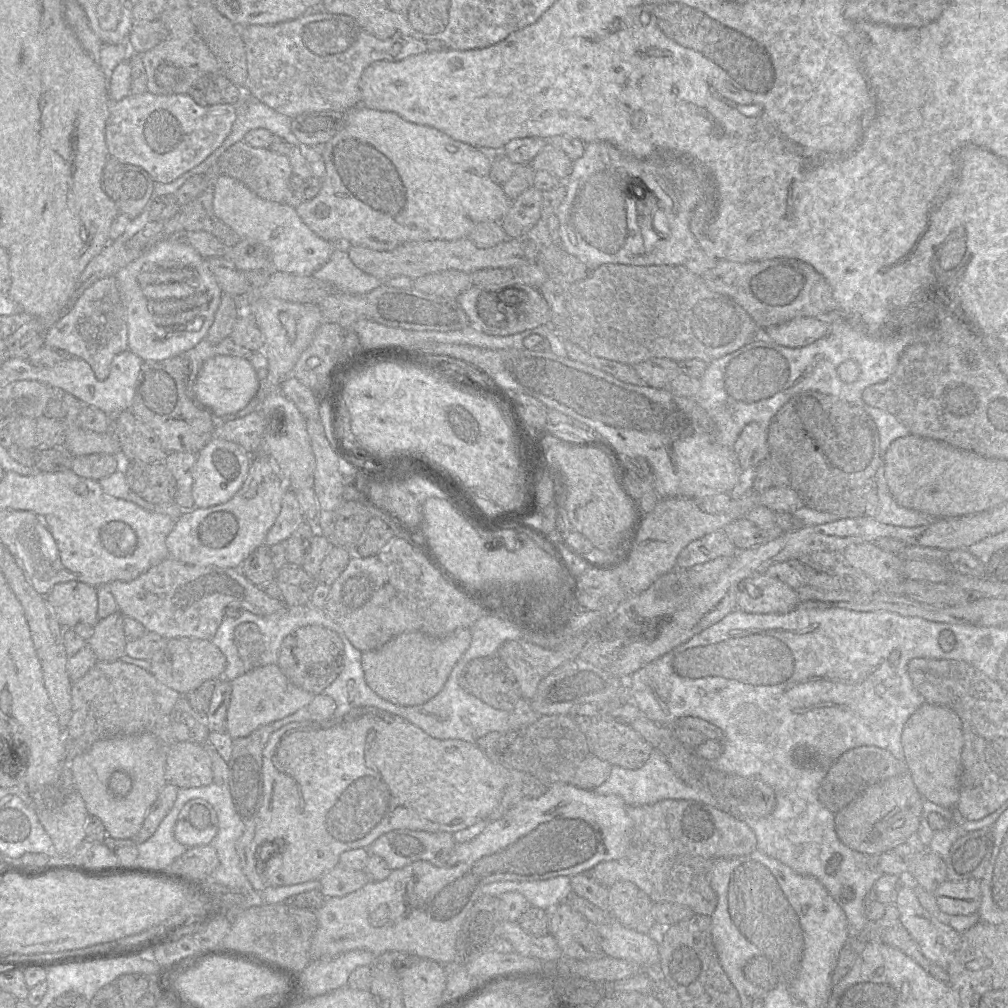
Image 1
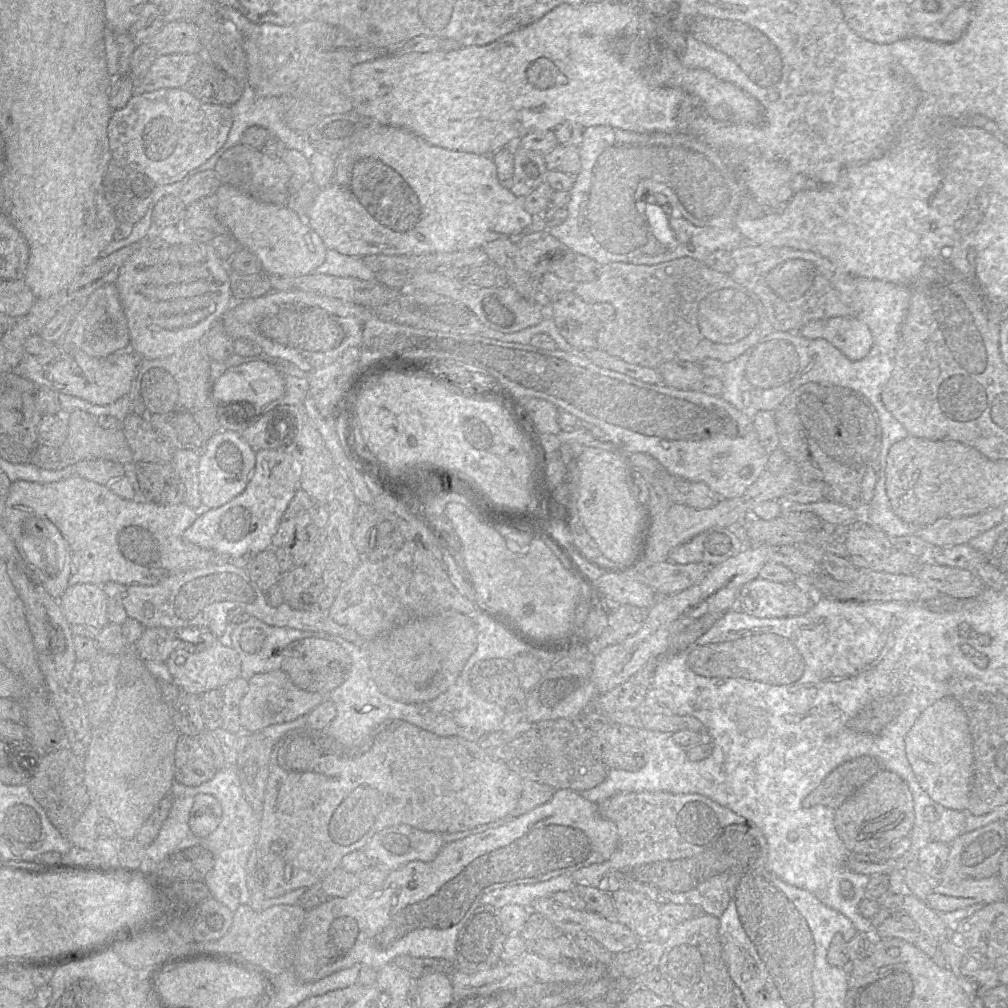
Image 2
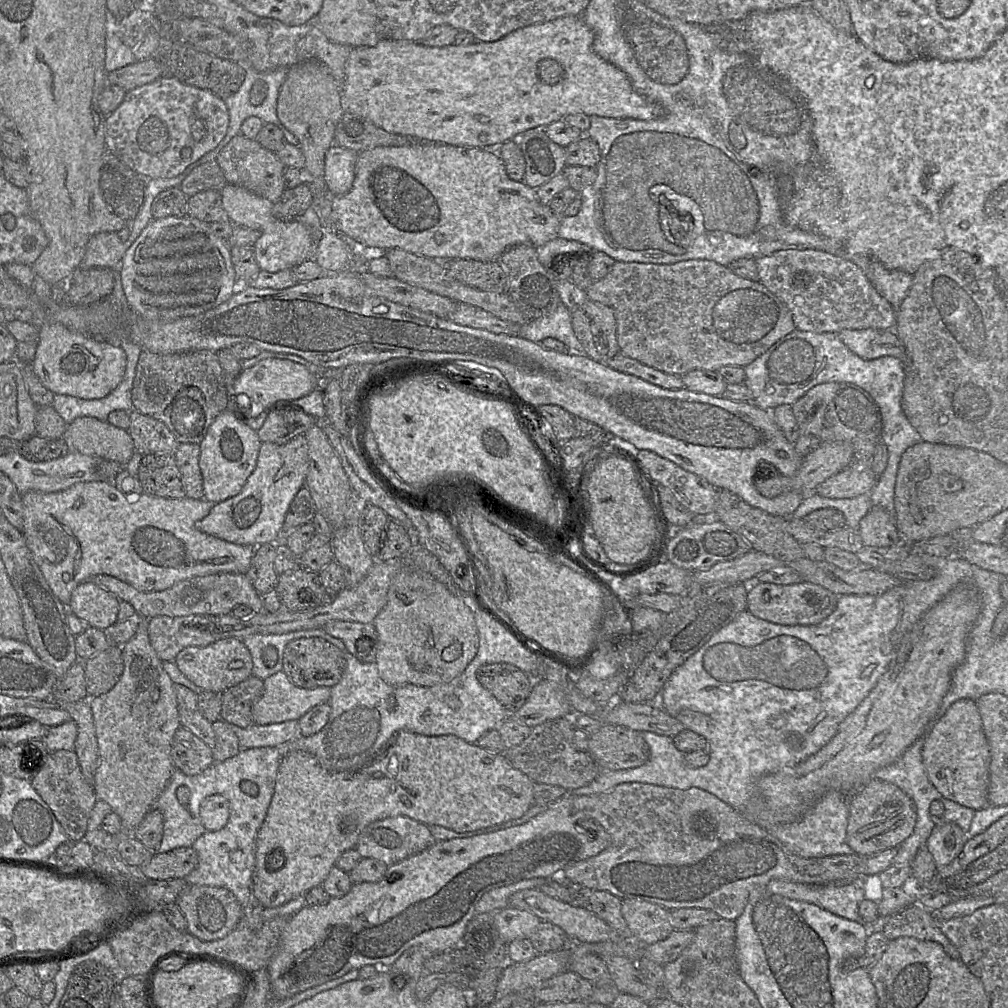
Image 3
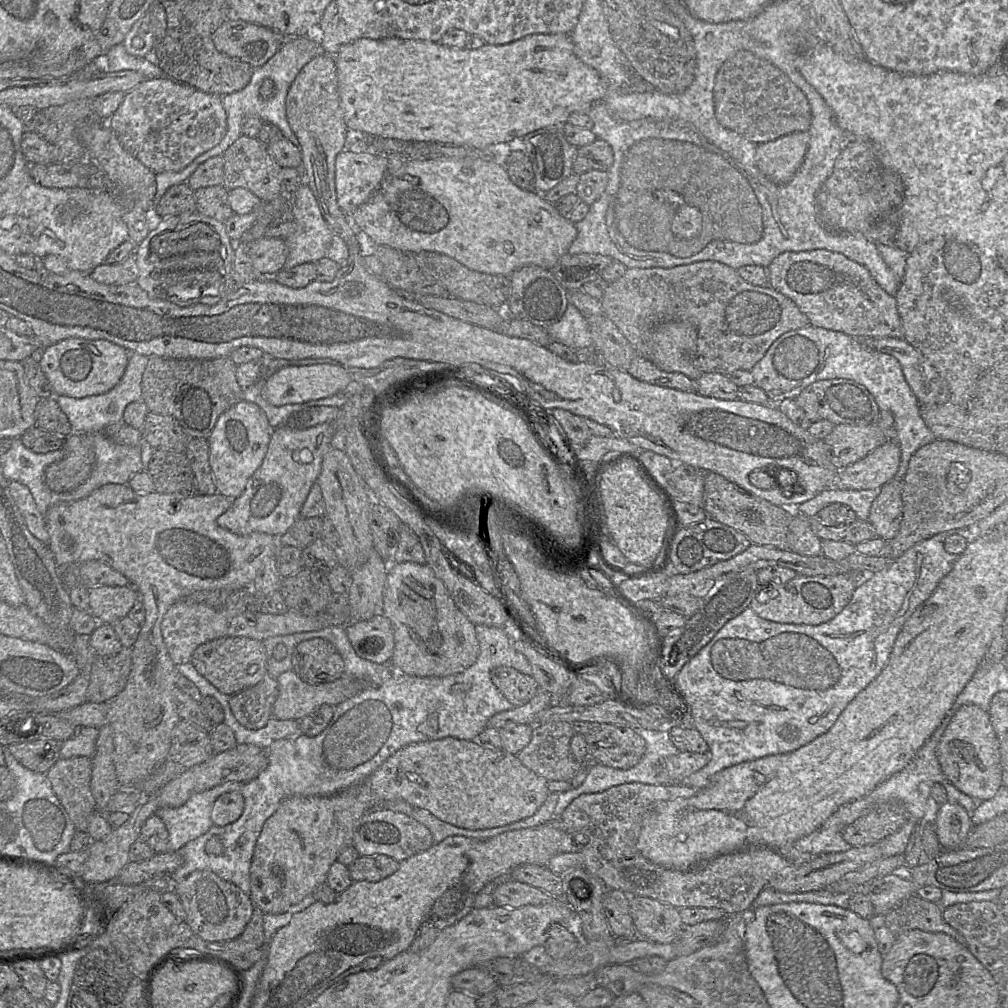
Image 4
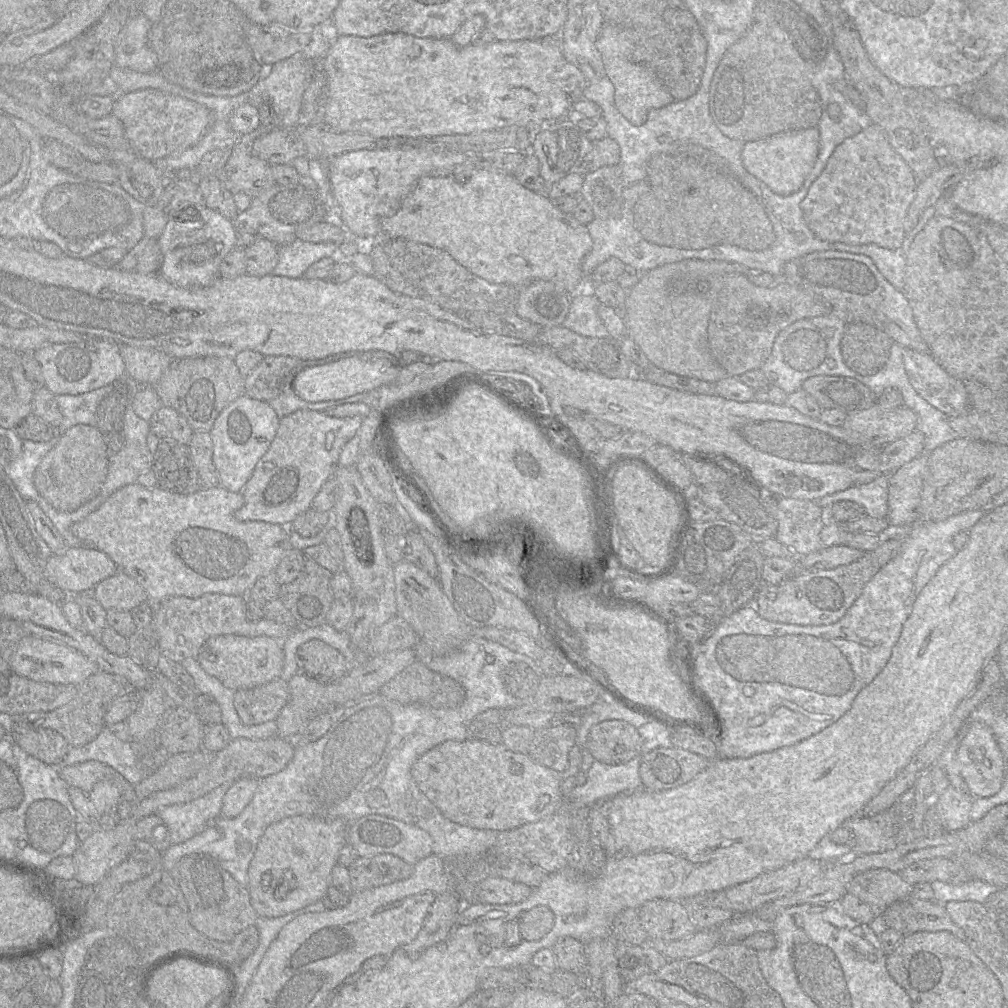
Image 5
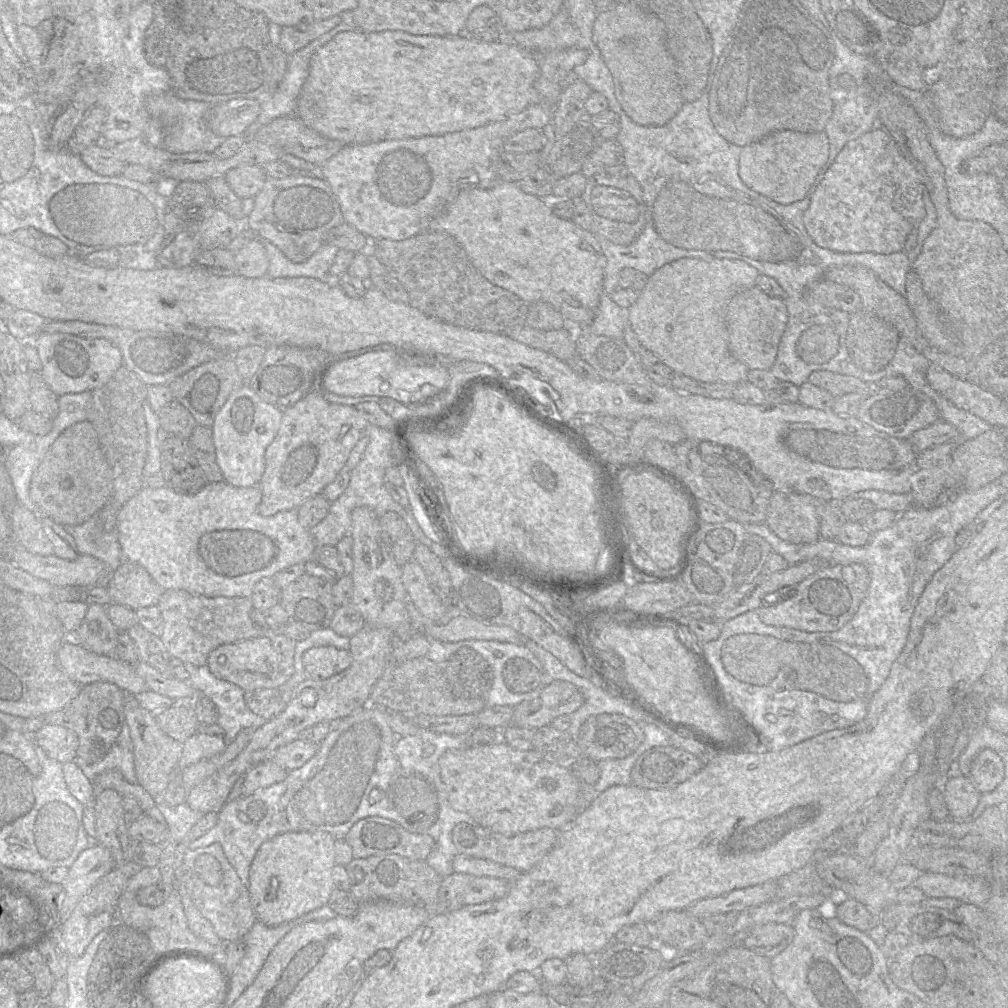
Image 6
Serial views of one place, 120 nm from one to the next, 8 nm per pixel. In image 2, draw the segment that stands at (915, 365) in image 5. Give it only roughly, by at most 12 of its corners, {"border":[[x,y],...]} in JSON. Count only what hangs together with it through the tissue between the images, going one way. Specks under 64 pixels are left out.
{"border":[[856,317],[814,320],[798,334],[825,339],[851,360],[873,346]]}

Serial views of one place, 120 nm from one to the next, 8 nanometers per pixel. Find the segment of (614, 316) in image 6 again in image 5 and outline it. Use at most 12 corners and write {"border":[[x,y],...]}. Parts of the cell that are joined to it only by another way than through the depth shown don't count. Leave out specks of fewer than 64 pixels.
{"border":[[593,293],[570,295],[562,326],[587,337],[608,337]]}

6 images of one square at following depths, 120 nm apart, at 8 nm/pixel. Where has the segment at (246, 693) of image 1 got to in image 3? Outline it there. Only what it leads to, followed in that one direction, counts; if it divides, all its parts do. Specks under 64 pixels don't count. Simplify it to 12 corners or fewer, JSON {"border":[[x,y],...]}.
{"border":[[283,670],[264,679],[253,724],[299,720],[330,687],[298,687]]}

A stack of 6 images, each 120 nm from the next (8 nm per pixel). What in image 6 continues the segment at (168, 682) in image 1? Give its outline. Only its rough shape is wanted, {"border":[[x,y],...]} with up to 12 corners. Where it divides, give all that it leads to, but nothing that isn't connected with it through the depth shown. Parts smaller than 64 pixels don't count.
{"border":[[276,633],[213,649],[207,667],[244,691],[294,672],[296,641]]}

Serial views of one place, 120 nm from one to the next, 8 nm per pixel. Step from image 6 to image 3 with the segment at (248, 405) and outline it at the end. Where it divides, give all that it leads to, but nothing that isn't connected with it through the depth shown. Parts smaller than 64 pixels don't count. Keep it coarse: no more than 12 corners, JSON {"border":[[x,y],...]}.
{"border":[[230,410],[199,444],[204,499],[237,495],[256,467],[257,431]]}

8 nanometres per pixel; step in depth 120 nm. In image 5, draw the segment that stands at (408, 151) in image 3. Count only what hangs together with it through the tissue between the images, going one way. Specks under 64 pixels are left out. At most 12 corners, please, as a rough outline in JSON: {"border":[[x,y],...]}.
{"border":[[512,174],[422,177],[382,241],[569,294],[587,227]]}

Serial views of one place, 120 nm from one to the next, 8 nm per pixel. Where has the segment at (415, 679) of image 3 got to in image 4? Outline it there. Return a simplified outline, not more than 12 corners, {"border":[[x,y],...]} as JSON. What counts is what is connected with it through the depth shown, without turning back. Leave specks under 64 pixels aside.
{"border":[[389,564],[382,614],[400,673],[478,658],[475,625],[427,564]]}

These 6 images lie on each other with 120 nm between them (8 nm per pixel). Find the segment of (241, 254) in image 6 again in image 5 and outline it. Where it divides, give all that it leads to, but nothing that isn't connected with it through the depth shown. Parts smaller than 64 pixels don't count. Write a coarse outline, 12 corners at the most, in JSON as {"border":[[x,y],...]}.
{"border":[[258,237],[245,251],[246,274],[272,274],[279,246]]}

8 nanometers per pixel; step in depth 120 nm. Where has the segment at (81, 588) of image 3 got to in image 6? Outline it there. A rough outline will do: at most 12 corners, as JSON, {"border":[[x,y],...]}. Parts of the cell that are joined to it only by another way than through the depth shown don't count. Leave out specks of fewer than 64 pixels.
{"border":[[124,560],[106,588],[112,603],[134,611],[164,592],[144,567]]}

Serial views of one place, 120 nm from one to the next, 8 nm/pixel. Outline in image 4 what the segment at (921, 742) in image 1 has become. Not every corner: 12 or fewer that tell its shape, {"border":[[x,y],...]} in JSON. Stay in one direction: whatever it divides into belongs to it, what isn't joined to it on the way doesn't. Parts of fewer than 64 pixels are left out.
{"border":[[961,706],[936,750],[945,778],[974,800],[1002,786],[988,712]]}

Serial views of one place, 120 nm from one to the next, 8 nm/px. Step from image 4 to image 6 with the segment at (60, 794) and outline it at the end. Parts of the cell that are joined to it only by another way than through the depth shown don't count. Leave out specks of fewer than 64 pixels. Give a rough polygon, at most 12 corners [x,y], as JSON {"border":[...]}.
{"border":[[116,770],[94,779],[96,790],[113,789],[134,798],[144,812],[156,799],[141,785],[129,782]]}

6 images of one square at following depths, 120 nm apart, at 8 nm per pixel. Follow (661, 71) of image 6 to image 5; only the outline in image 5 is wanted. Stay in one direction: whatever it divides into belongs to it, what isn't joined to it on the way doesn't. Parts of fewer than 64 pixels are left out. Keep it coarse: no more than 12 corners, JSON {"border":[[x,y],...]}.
{"border":[[605,22],[596,40],[615,106],[631,124],[675,101],[634,59],[626,28]]}

